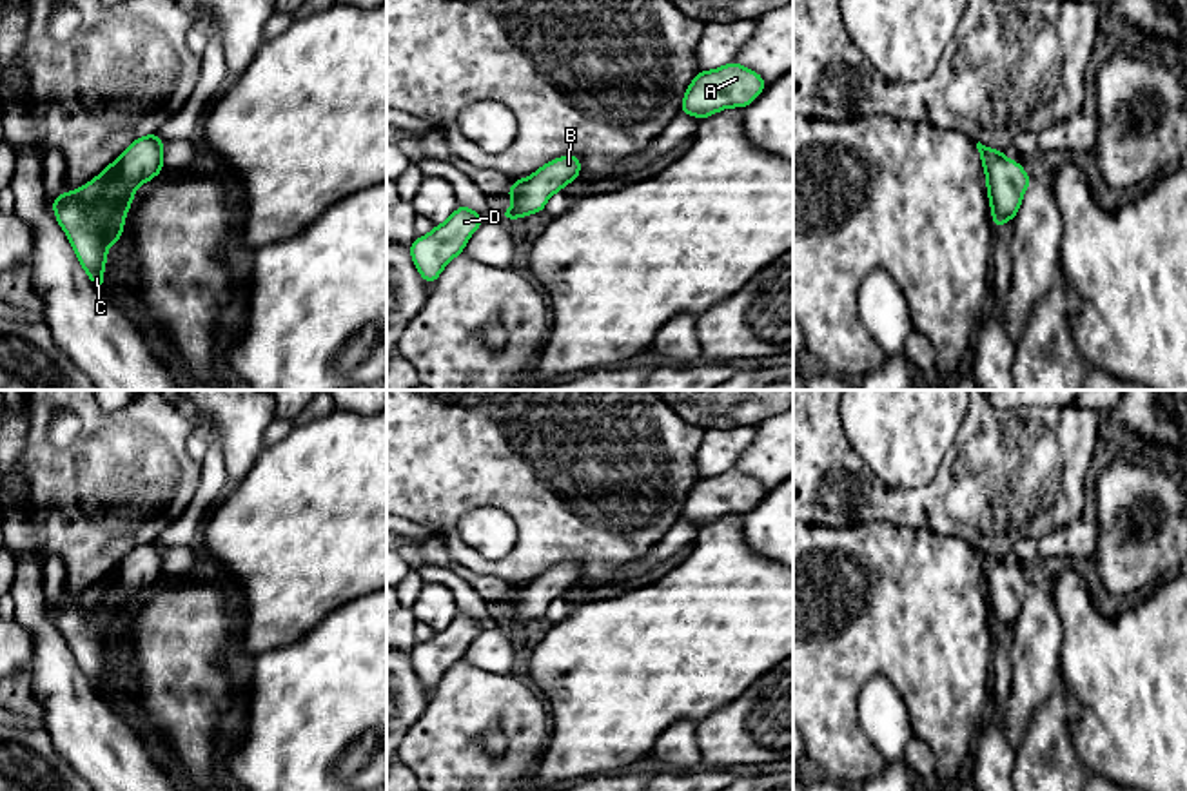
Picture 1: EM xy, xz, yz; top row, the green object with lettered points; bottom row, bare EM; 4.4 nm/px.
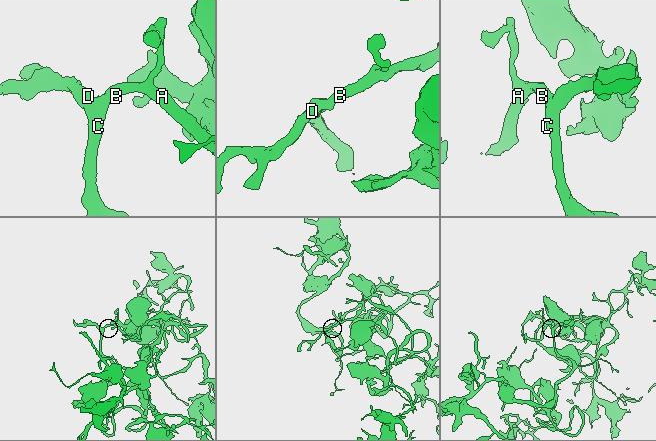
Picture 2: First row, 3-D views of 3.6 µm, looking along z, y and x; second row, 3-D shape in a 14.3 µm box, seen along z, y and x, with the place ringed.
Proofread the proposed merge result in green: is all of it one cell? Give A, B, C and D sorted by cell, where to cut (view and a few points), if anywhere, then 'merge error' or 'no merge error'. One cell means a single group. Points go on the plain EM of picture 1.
groups A B C D; cut none; no merge error

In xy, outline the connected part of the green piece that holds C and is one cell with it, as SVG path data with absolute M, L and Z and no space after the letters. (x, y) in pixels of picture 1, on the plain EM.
M151 539L89 590L53 604L56 628L96 695L102 697L107 653L118 649L136 595L163 575L163 546Z

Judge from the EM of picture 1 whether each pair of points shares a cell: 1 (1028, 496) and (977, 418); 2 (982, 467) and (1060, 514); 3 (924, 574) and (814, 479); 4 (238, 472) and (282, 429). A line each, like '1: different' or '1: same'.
1: same
2: same
3: different
4: different

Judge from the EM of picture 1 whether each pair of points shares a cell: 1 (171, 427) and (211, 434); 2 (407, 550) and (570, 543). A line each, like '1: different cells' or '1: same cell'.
1: different cells
2: different cells

